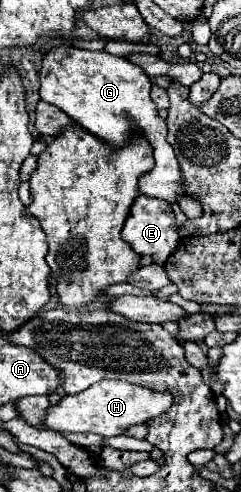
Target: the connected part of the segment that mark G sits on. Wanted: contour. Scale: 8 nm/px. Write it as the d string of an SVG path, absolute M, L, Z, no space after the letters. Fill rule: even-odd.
M56 47L44 55L40 71L40 99L56 105L70 115L88 133L100 137L108 147L120 149L130 143L134 133L146 137L154 149L154 169L142 175L140 193L148 197L162 197L170 203L178 203L180 195L190 195L184 187L184 175L176 161L174 149L168 143L166 121L158 115L156 105L150 99L150 77L126 57L116 57L106 51L86 51Z

